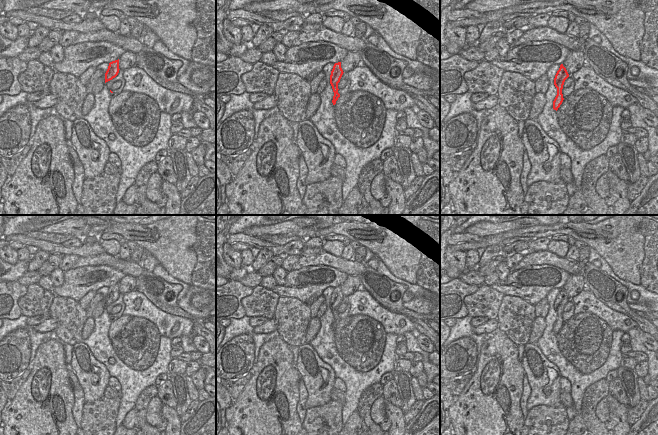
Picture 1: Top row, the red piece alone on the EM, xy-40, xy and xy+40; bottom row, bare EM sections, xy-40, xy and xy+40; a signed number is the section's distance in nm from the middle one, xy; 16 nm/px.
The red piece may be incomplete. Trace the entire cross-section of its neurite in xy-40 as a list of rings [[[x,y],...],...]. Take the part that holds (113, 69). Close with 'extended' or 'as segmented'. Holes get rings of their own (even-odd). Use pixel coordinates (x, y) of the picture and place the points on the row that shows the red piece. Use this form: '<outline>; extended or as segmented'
[[[119,59],[109,63],[105,73],[105,83],[115,78],[119,73]]]; as segmented

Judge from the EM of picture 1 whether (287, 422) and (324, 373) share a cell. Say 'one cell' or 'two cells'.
two cells

